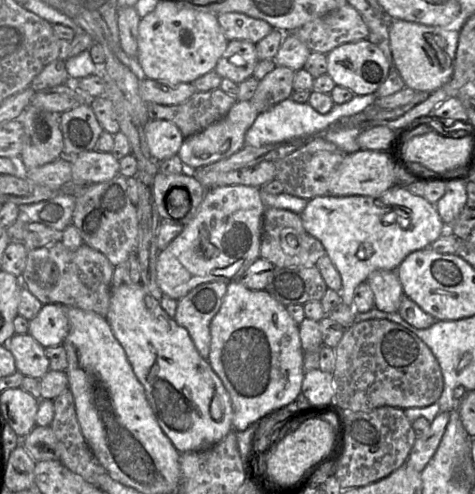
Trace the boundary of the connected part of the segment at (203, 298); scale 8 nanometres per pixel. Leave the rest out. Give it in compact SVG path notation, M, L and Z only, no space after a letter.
M224 282L200 284L177 303L174 320L188 331L199 354L206 360L211 344L210 323L222 305L227 286Z

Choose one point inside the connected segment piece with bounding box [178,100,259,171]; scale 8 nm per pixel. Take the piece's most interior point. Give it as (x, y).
(220, 140)

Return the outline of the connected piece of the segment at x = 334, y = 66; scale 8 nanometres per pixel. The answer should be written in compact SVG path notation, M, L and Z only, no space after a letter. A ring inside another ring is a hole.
M367 38L341 44L327 55L327 73L338 86L349 89L354 95L375 93L386 80L390 64L381 49Z

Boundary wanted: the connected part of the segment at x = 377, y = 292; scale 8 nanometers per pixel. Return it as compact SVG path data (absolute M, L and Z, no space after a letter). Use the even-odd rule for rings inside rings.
M379 270L367 279L374 293L374 307L385 313L395 313L404 296L396 271Z

